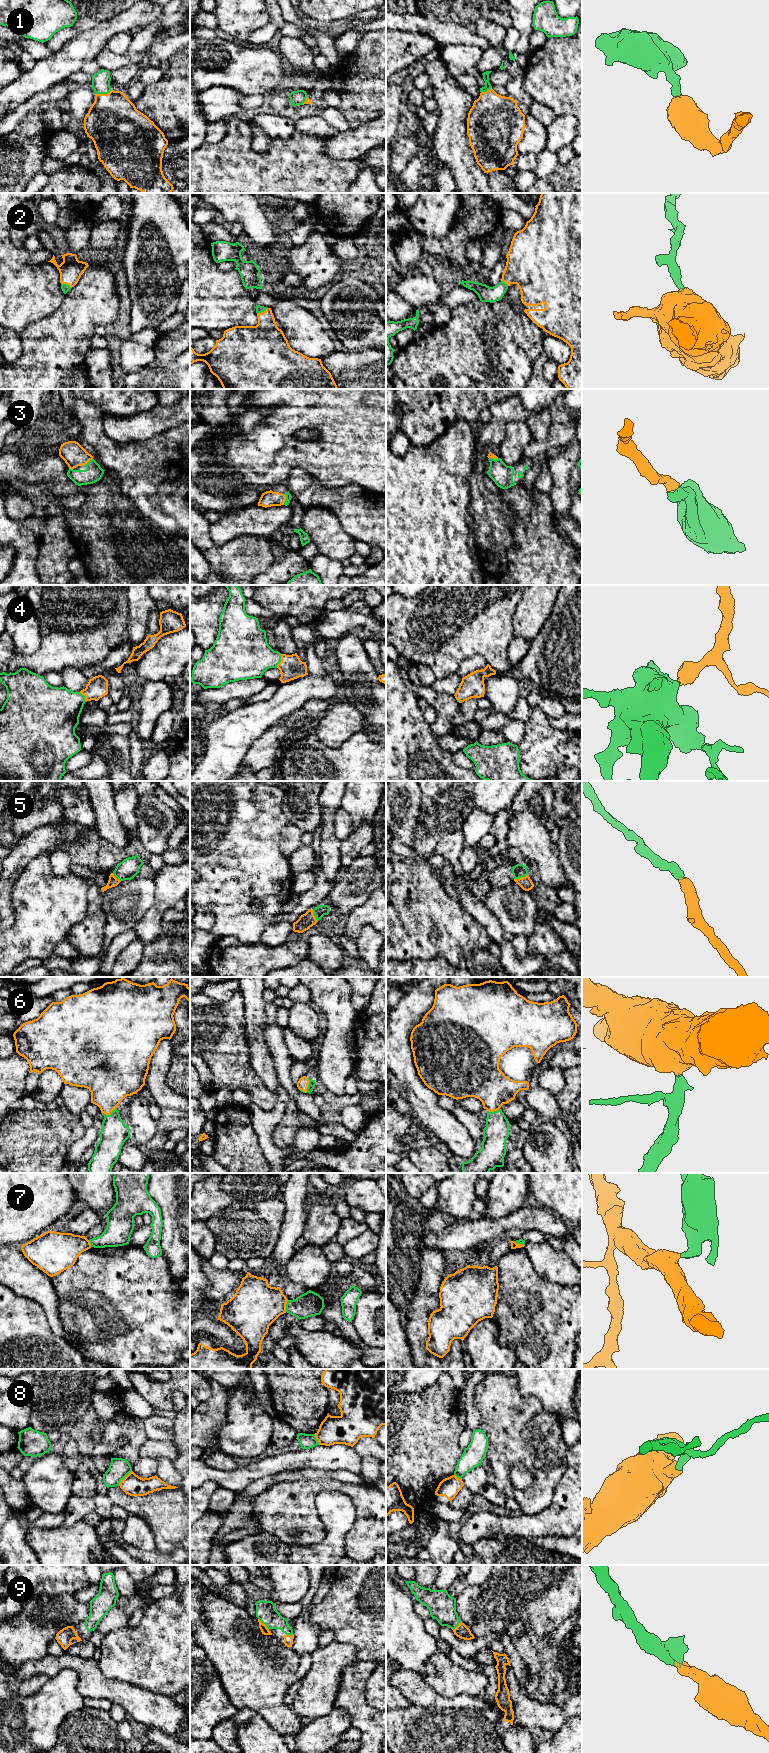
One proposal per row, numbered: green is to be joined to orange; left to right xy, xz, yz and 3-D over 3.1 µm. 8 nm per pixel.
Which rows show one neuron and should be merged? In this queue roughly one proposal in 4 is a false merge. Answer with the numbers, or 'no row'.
1, 2, 3, 4, 5, 6, 9

